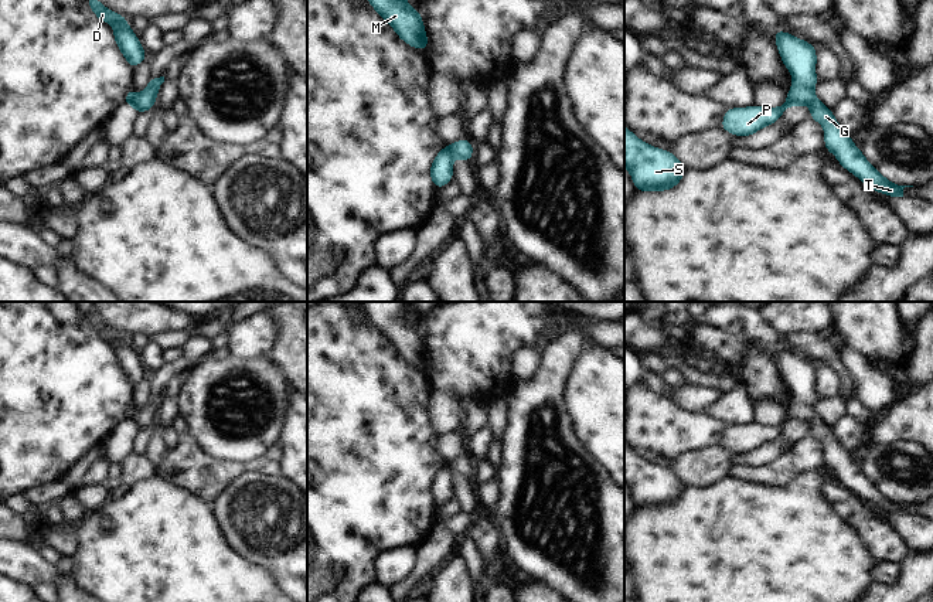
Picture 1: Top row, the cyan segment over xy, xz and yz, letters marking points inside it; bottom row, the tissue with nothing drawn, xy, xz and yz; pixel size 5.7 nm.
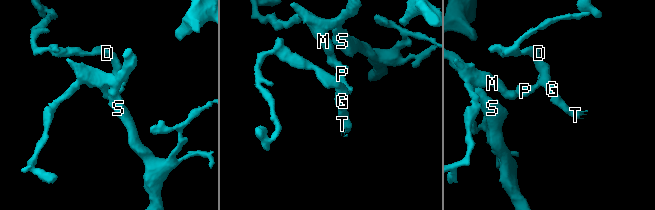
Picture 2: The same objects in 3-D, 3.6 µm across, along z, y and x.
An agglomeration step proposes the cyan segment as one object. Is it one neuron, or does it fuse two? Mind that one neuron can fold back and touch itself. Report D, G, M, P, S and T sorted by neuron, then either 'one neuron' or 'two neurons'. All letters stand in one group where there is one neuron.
D G T / M P S; two neurons

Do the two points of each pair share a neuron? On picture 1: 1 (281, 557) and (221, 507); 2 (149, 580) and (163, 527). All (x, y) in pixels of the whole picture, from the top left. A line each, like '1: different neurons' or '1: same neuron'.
1: same neuron
2: same neuron

